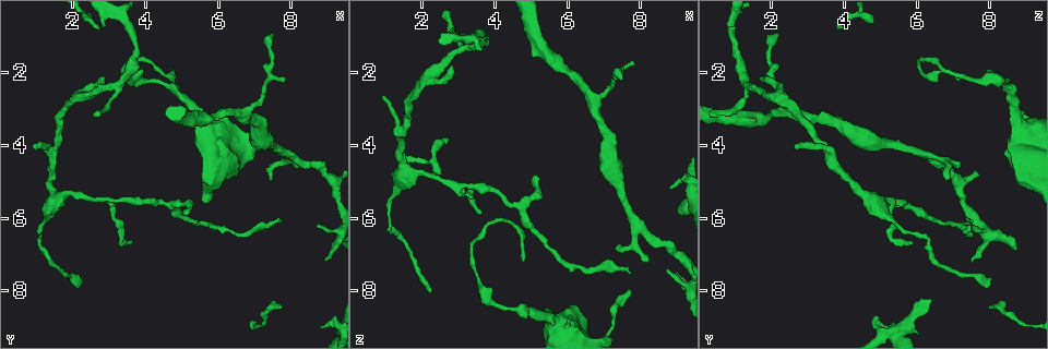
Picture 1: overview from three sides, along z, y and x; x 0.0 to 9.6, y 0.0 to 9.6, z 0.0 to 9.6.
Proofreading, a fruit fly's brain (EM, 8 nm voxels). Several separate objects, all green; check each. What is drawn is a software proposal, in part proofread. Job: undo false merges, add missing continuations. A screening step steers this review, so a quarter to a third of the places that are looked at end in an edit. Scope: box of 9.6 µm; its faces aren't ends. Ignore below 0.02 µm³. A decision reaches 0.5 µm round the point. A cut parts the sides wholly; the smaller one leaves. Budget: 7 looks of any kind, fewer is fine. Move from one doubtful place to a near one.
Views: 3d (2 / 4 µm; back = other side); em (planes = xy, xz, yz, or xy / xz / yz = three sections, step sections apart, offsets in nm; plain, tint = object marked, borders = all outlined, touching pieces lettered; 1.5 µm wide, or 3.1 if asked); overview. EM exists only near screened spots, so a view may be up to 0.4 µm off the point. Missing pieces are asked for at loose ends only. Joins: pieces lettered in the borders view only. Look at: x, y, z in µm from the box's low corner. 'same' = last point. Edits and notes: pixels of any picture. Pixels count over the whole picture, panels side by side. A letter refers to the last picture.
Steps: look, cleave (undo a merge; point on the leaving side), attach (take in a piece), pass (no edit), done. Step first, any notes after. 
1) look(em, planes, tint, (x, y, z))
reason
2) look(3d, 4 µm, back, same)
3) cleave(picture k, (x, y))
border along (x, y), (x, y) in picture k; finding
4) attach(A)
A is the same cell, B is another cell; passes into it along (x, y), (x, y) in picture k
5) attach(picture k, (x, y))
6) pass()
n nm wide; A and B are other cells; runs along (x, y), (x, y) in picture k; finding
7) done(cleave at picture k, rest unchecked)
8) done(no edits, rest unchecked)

look(3d, 4 µm, back, (2.90, 5.50, 5.15))
three-way junction

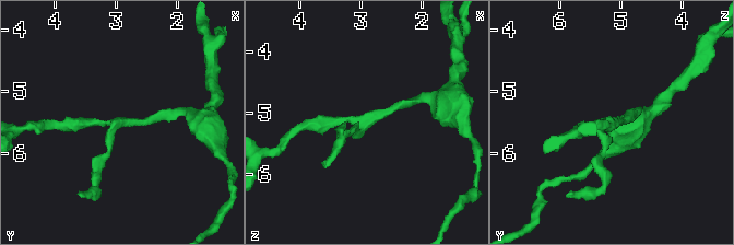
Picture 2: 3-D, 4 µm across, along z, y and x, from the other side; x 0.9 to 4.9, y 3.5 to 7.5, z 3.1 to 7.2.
look(em, planes, plain, (2.90, 5.50, 5.10))
3 arms

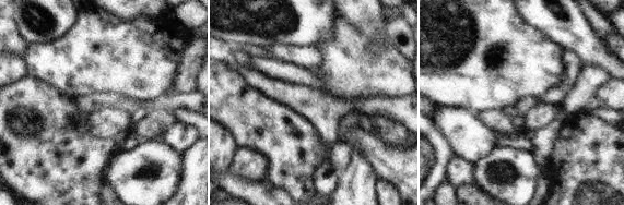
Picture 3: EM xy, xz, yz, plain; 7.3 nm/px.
look(em, planes, borders, same)

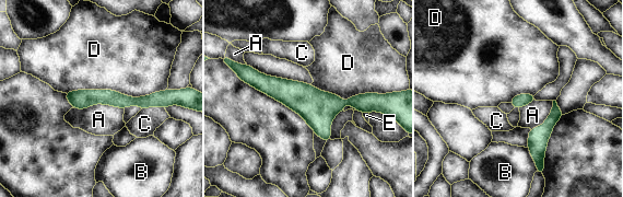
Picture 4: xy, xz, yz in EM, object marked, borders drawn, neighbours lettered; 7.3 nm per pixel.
pass()
A, B, C, D and E are other cells; border along (124, 107), (92, 104), (74, 108) in picture 4; one neuron here

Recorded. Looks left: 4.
look(3d, 4 µm, (5.10, 5.90, 4.85))
free end

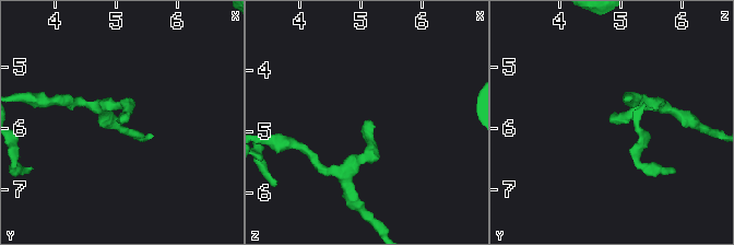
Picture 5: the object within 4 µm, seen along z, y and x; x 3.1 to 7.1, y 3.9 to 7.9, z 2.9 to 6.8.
look(em, xy, step 4, borders, (5.10, 5.90, 4.85))
now the EM

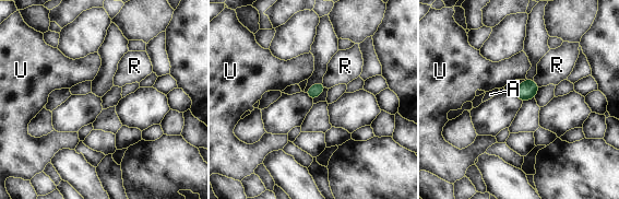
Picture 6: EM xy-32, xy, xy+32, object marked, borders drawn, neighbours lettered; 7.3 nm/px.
look(em, planes, borders, same)

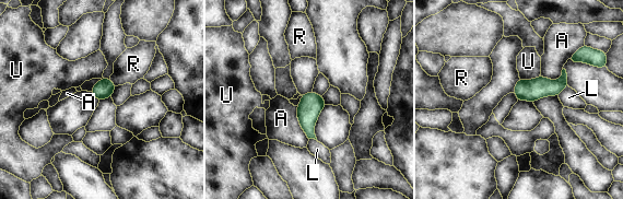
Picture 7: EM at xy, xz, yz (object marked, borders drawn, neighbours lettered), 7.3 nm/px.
pass()
A touches over 260 nm; A, L, R and U are other cells; border along (109, 78), (116, 85) in picture 7; no lettered piece goes on from it

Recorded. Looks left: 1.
look(em, planes, borders, (2.85, 0.70, 0.80))
branch stops here

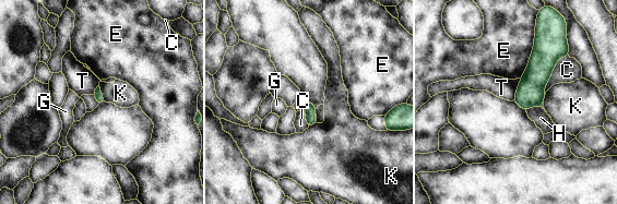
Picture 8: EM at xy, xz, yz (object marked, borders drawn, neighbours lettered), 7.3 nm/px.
attach(H)
E touches over 400 nm; H is the same cell, C, E, G, K and T are other cells; passes into it along (531, 91), (534, 105), (541, 118) in picture 8; the neuron continues

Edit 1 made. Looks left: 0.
done(attach at picture 8, rest unchecked)

